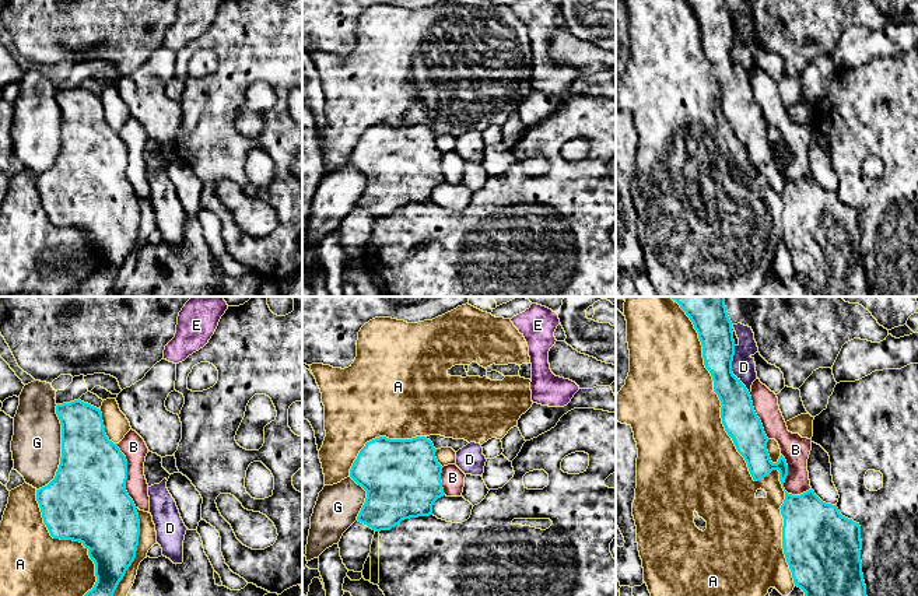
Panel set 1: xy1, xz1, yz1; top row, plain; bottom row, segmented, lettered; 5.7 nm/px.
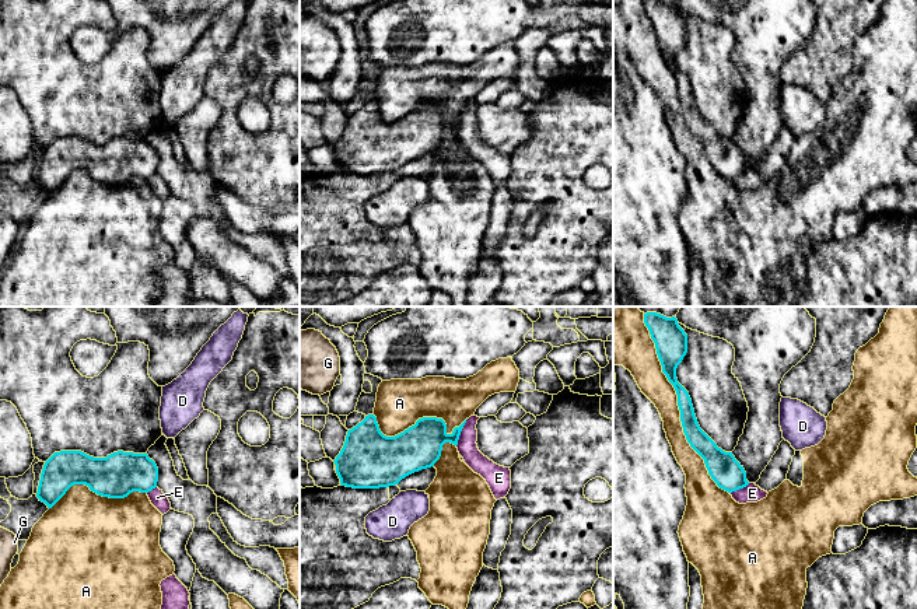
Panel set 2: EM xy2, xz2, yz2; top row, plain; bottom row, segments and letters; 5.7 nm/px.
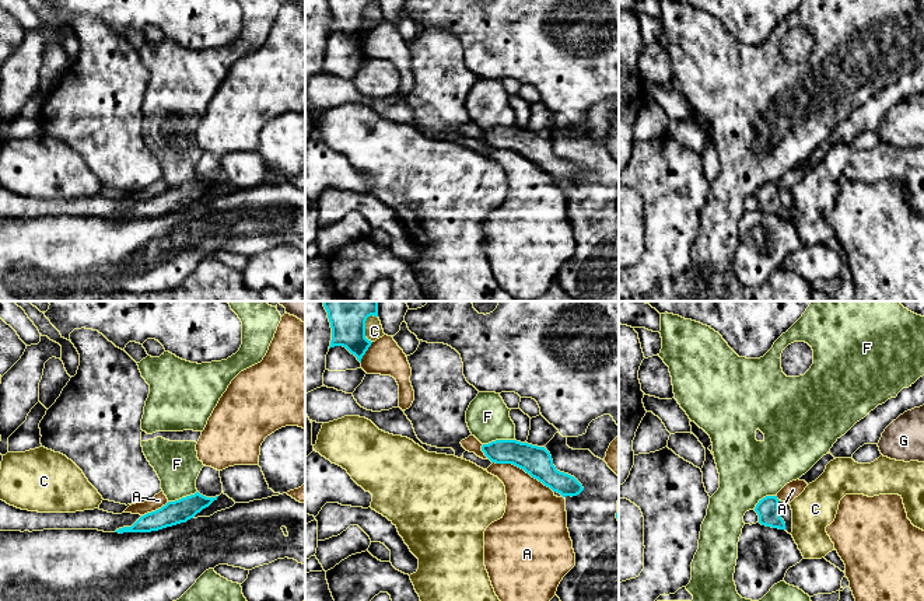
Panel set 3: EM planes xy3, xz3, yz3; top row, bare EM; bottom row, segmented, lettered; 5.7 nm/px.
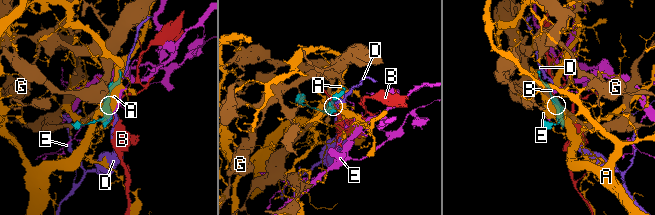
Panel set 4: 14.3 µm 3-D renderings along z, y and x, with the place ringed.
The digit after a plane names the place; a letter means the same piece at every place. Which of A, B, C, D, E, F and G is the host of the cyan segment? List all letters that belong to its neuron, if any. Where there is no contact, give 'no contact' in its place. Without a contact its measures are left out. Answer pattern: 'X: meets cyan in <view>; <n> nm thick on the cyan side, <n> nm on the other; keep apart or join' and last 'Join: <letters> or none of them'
A: meets cyan in yz1; 200 nm thick on the cyan side, 460 nm on the other; keep apart
B: meets cyan in xy1; 440 nm thick on the cyan side, 140 nm on the other; keep apart
C: meets cyan in xz3; 280 nm thick on the cyan side, 100 nm on the other; keep apart
D: meets cyan in yz1; 190 nm thick on the cyan side, 140 nm on the other; keep apart
E: meets cyan in xz2; 260 nm thick on the cyan side, 110 nm on the other; keep apart
F: meets cyan in xz3; 170 nm thick on the cyan side, 240 nm on the other; keep apart
G: meets cyan in xy1; 400 nm thick on the cyan side, 280 nm on the other; keep apart
Join: none of them

